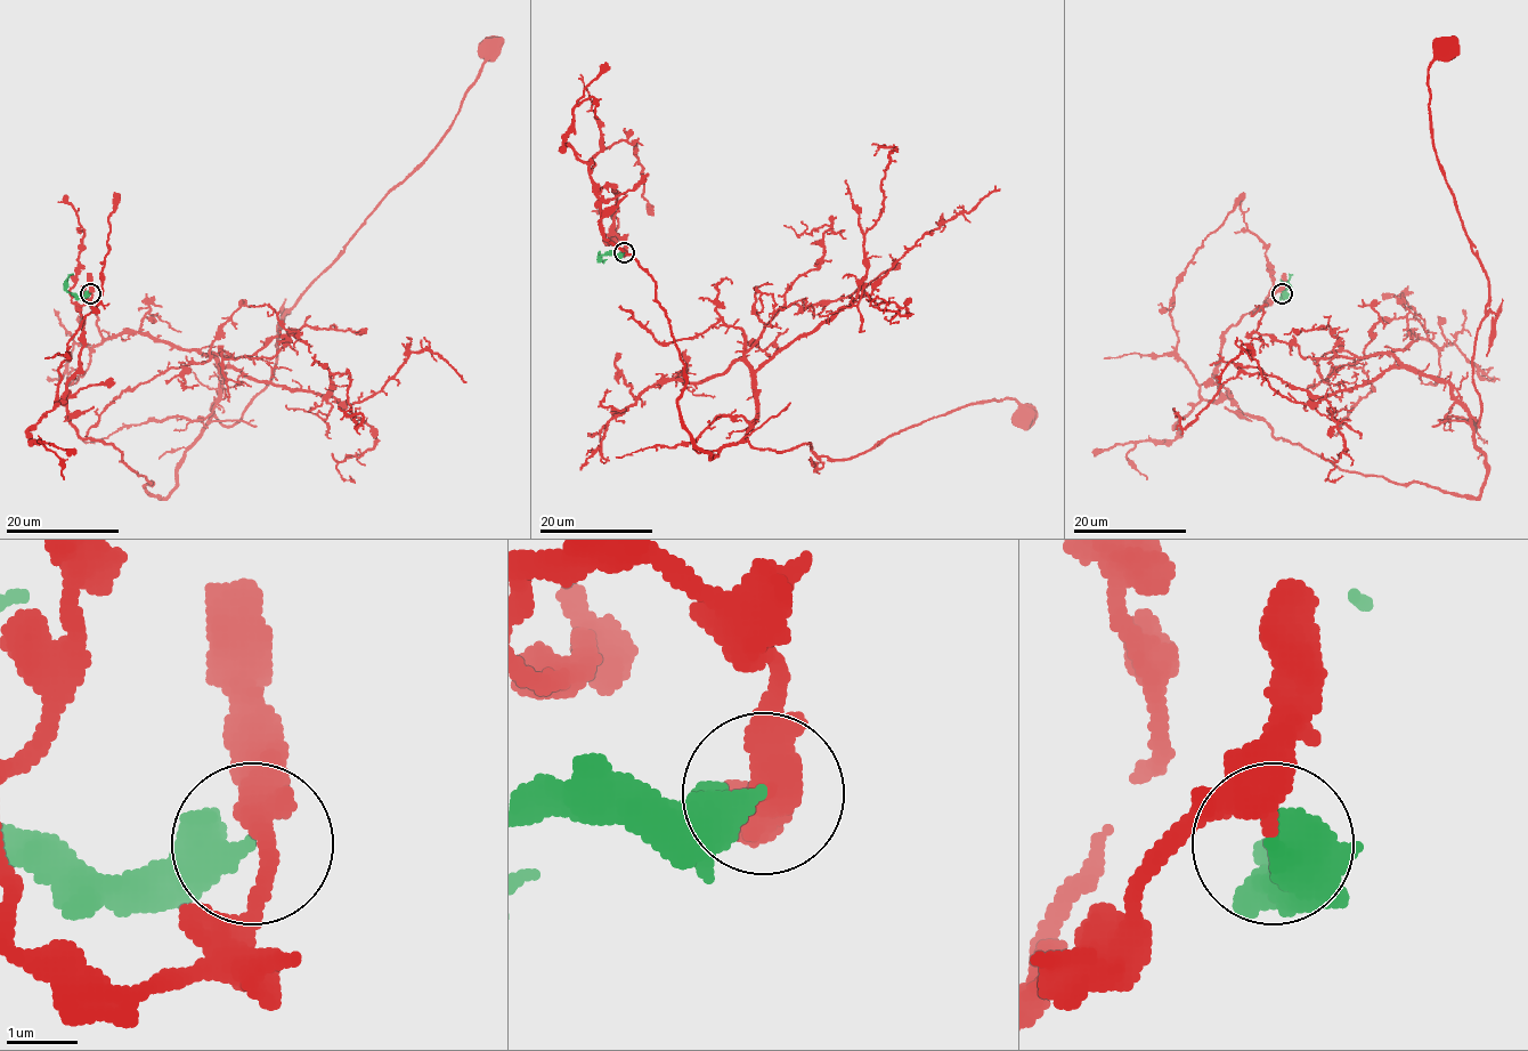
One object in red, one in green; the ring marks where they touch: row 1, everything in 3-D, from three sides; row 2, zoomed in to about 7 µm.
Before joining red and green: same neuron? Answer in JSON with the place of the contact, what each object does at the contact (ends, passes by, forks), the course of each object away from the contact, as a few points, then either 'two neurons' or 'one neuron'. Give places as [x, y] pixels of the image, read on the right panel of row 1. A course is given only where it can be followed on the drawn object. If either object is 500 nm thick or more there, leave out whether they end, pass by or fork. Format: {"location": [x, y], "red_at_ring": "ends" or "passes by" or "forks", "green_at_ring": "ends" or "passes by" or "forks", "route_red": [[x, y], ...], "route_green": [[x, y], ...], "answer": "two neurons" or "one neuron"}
{"location": [1282, 293], "route_red": [[1283, 293], [1224, 336], [1219, 389], [1341, 469], [1479, 494], [1488, 276], [1432, 146], [1444, 48]], "route_green": [[1283, 293], [1289, 273]], "answer": "two neurons"}

